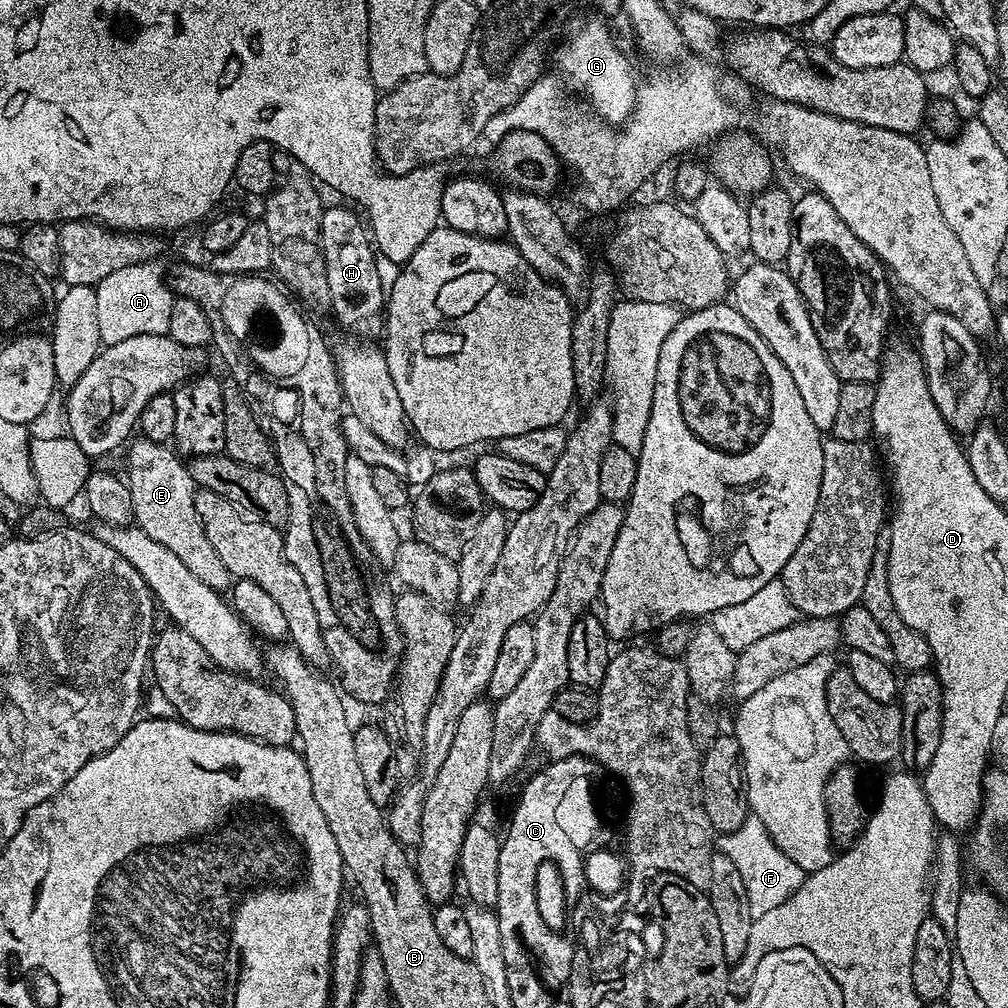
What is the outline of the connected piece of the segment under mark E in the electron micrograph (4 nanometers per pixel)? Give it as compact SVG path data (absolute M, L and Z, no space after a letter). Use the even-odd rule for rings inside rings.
M143 438L133 439L127 445L127 452L126 479L130 498L134 502L132 515L135 523L146 534L150 534L154 542L162 542L166 550L174 550L174 554L186 565L186 570L194 574L194 578L206 582L206 586L211 588L227 589L230 577L226 566L222 566L222 558L218 558L214 546L210 546L210 538L206 538L194 510L194 496L198 487L188 472L188 464L168 444Z

